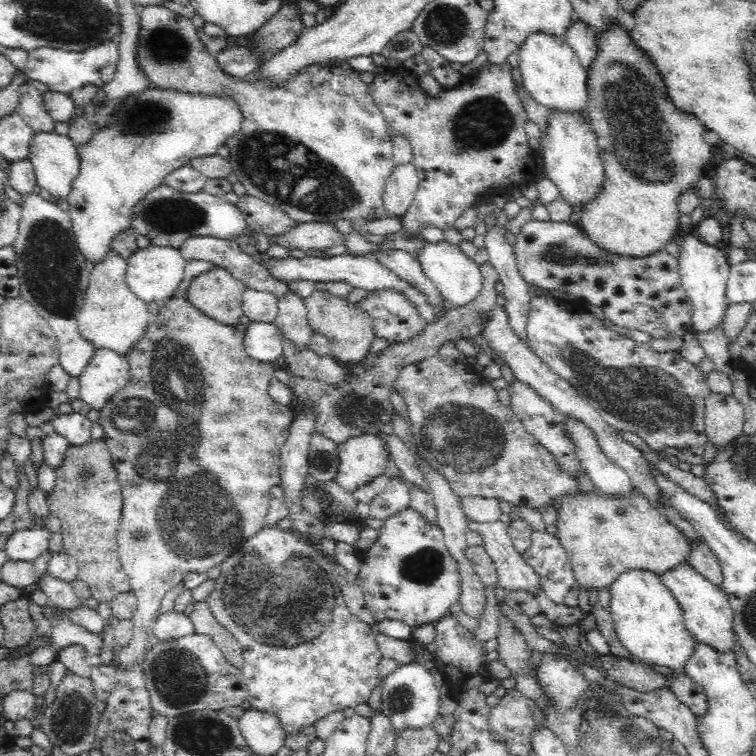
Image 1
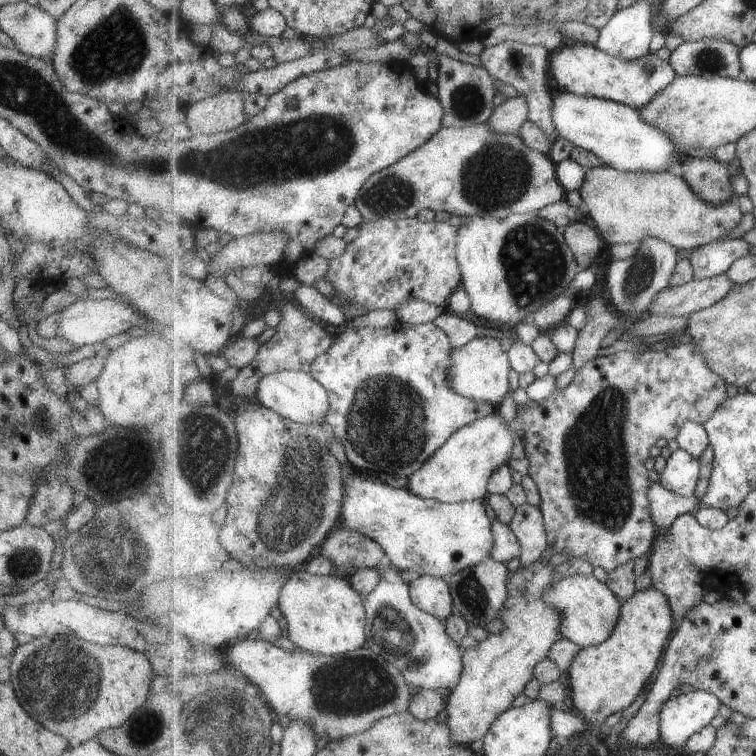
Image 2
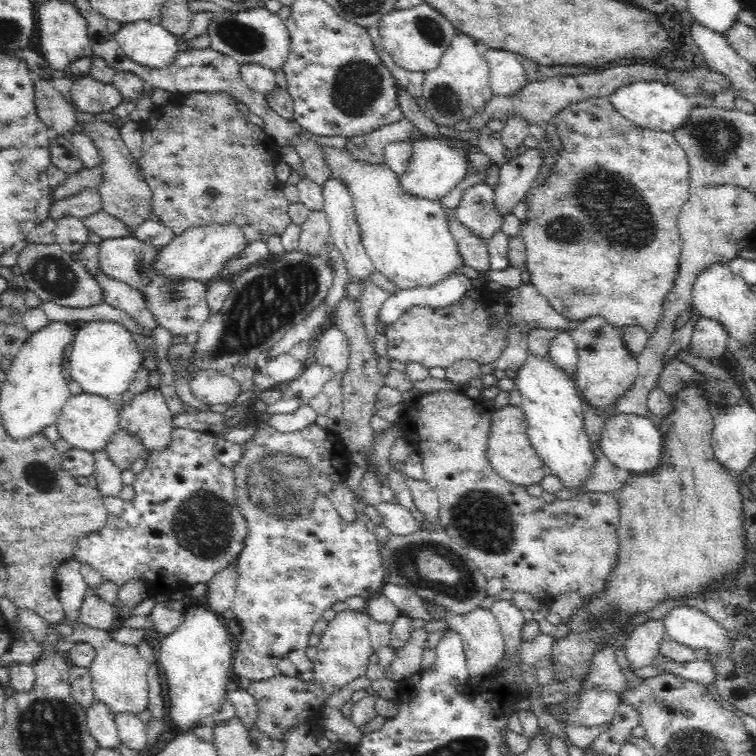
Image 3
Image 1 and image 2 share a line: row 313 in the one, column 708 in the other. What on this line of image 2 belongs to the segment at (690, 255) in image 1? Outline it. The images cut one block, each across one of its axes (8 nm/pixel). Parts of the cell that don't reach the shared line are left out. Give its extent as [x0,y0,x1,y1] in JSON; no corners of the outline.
[660,689,721,752]

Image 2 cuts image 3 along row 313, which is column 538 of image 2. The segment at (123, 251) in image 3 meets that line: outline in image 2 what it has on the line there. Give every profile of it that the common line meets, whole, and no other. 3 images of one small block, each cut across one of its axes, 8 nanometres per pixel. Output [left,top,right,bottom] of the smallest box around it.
[355,123,567,224]

